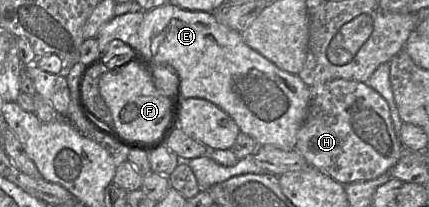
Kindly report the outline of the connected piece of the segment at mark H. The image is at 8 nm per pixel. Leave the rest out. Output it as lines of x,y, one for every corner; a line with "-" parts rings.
335,79
309,89
308,112
297,133
294,148
305,158
308,165
347,185
376,179
389,172
400,160
405,147
394,130
389,105
377,91
364,82
346,79

